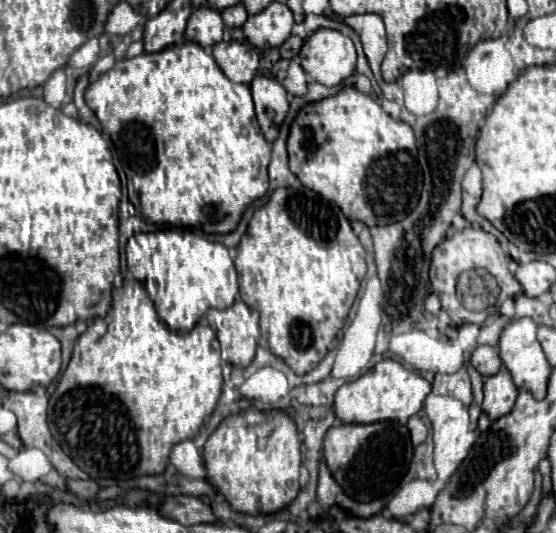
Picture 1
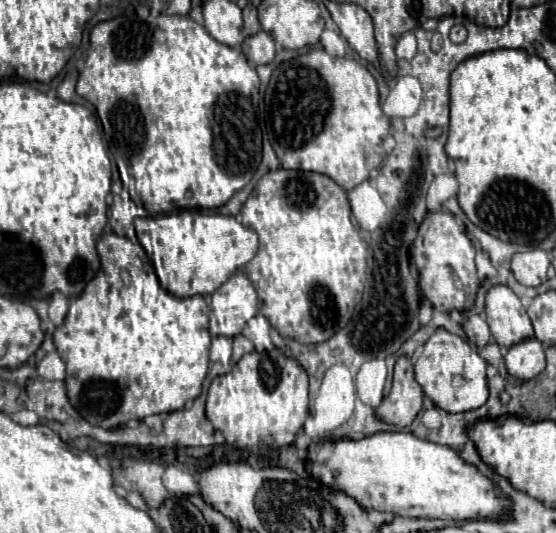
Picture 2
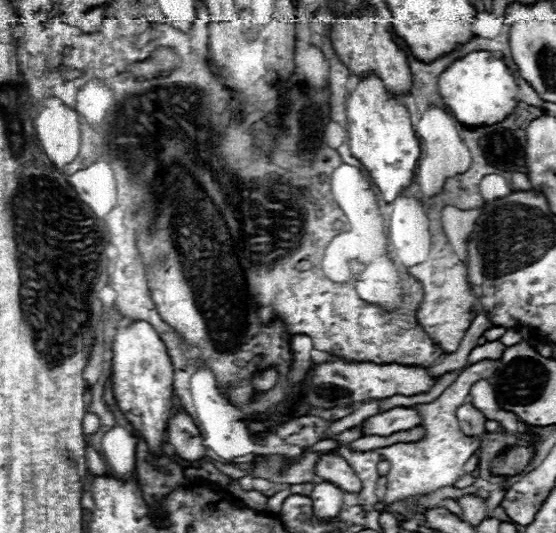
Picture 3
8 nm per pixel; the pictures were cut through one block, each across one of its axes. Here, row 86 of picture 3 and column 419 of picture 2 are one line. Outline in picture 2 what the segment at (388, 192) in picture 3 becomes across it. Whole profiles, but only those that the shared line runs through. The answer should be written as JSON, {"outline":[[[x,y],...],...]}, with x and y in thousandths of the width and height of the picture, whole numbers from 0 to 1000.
{"outline":[[[788,615],[763,645],[763,660],[745,679],[745,705],[748,717],[759,724],[759,735],[788,765],[809,777],[856,769],[878,750],[874,679],[860,668],[853,653],[845,653],[845,645],[835,634],[809,627],[799,615]]]}

